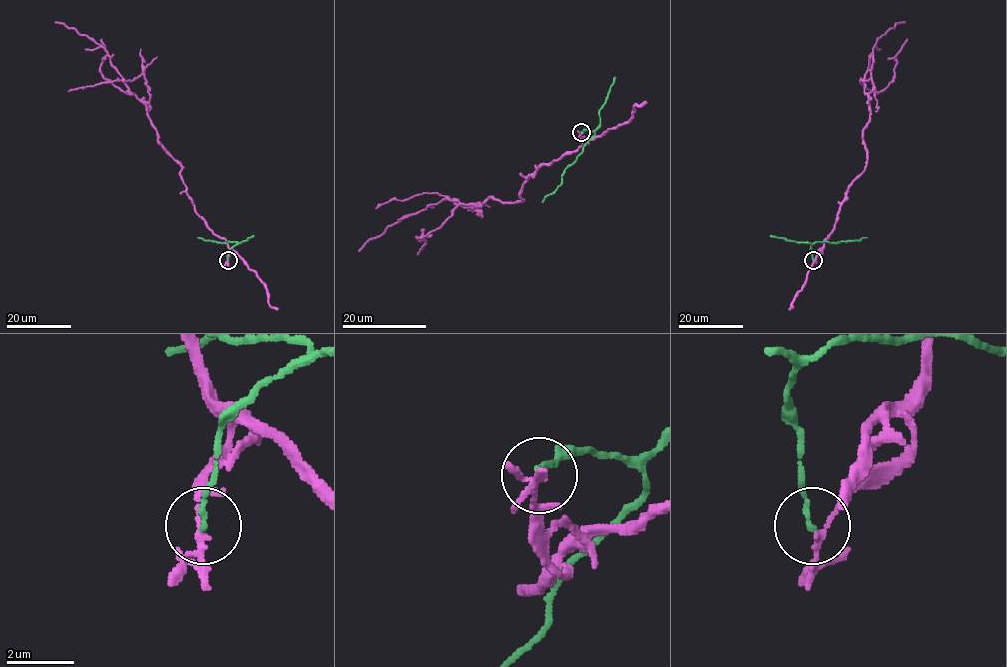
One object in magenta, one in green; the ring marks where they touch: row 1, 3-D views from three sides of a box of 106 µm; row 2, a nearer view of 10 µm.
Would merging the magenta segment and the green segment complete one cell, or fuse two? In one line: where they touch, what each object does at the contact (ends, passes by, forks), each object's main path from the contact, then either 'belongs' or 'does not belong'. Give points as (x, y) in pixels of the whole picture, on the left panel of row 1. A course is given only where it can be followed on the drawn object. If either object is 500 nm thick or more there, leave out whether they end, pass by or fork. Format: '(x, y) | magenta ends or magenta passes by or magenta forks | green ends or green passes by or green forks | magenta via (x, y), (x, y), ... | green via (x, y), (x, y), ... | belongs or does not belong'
(228, 260) | magenta forks | green ends | magenta via (227, 260), (227, 241), (195, 210), (181, 166), (158, 140), (146, 106), (102, 47), (55, 22) | green via (227, 260), (229, 251), (237, 242), (197, 237) | does not belong

